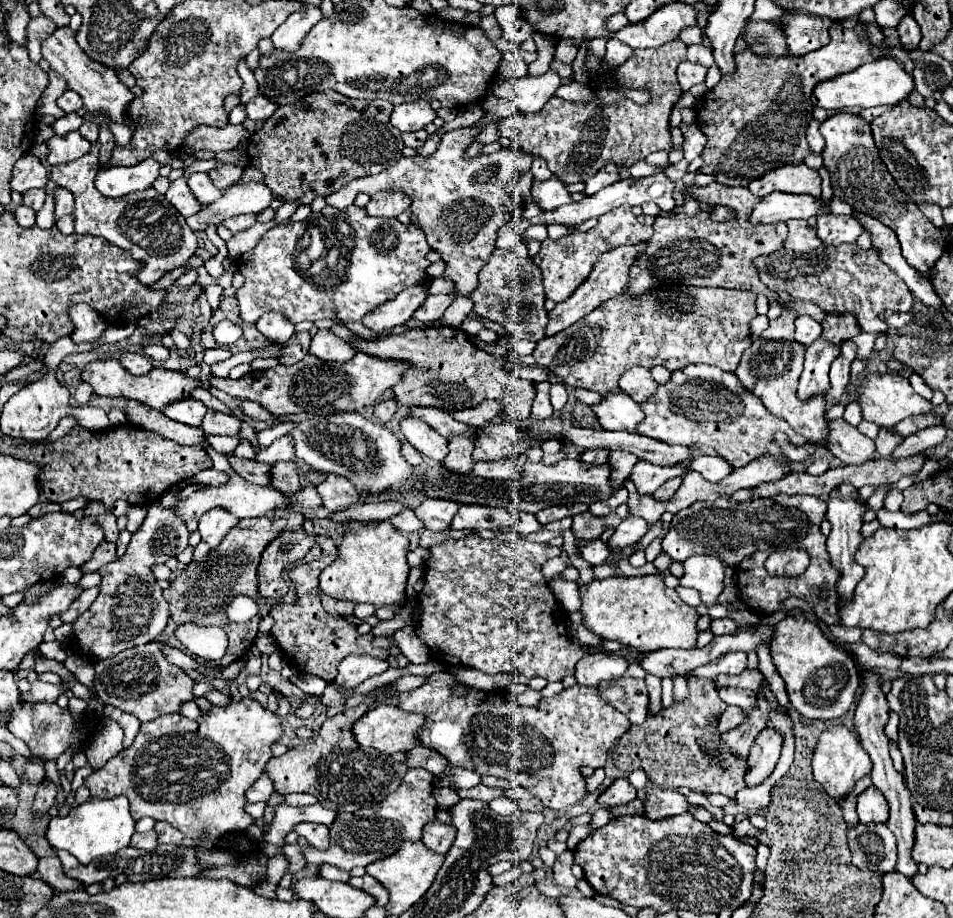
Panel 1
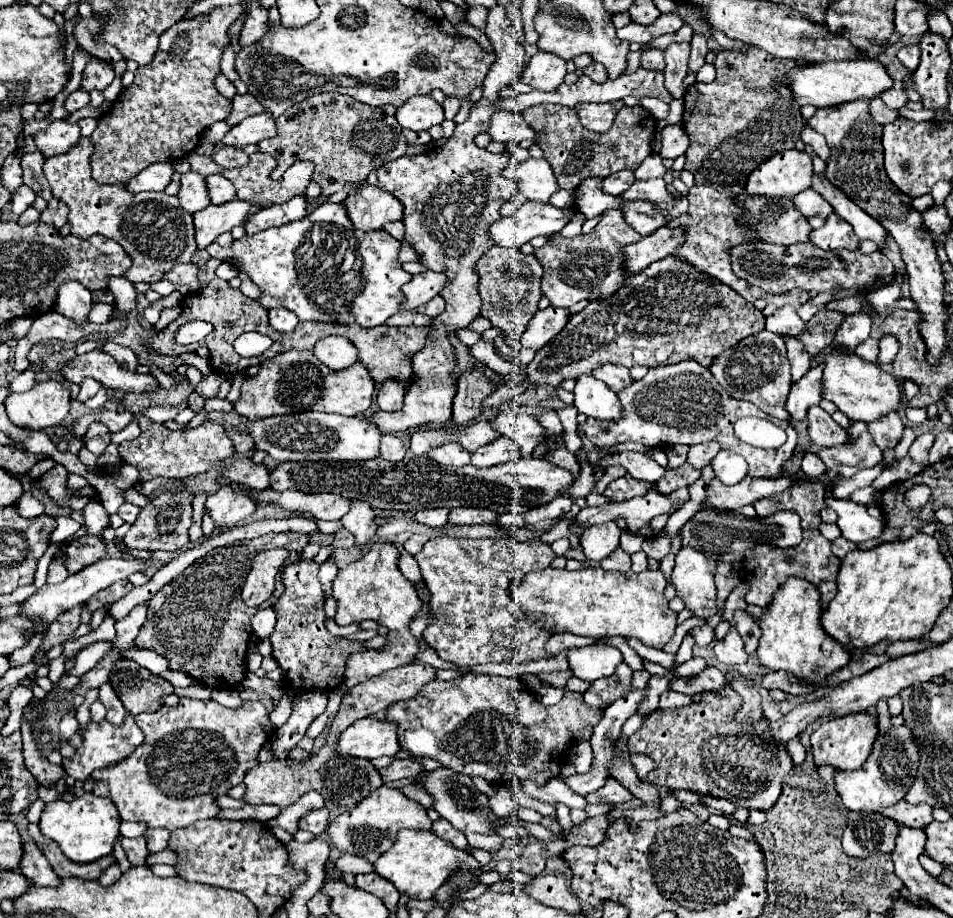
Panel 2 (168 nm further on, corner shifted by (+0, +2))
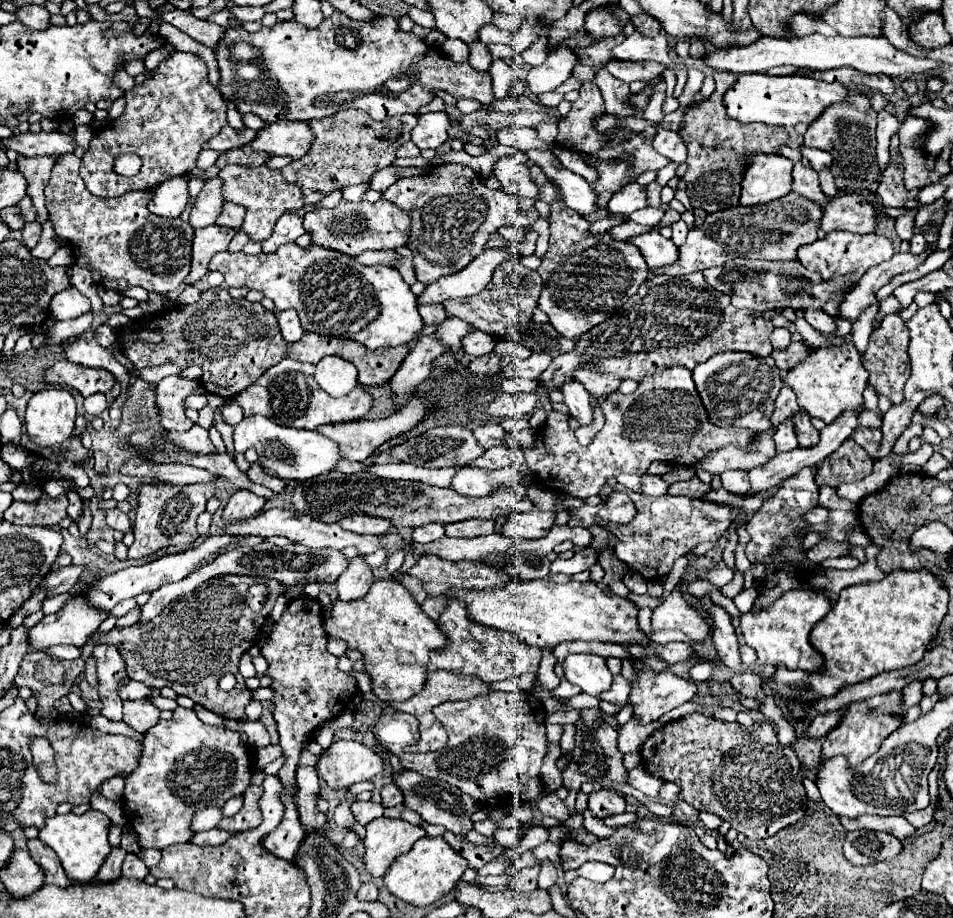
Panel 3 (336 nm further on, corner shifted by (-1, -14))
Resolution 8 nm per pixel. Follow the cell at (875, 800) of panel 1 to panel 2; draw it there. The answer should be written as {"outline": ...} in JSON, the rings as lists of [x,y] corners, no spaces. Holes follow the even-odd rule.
{"outline":[[[890,728],[888,734],[874,742],[872,754],[860,770],[836,772],[836,790],[848,810],[878,812],[878,808],[894,806],[910,790],[918,768],[918,748],[908,728]]]}

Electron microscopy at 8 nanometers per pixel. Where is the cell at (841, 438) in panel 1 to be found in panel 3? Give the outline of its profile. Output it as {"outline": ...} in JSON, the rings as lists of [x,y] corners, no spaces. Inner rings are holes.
{"outline":[[[799,410],[791,416],[793,424],[795,424],[795,434],[797,434],[797,440],[799,440],[799,446],[815,446],[819,442],[819,432],[813,428],[811,424],[811,418],[807,416],[807,412]]]}

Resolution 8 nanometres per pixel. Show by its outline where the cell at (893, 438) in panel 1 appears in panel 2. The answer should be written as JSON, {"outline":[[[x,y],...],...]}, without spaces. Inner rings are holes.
{"outline":[[[890,412],[882,420],[870,422],[868,424],[868,432],[874,438],[876,446],[882,452],[886,452],[886,450],[892,450],[900,442],[900,438],[904,434],[904,424],[902,424],[898,412]]]}

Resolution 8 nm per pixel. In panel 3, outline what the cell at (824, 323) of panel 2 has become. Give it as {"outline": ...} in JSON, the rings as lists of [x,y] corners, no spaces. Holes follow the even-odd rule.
{"outline":[[[793,342],[793,344],[789,344],[789,346],[783,348],[783,350],[773,350],[769,356],[771,356],[773,360],[777,360],[775,364],[777,364],[783,372],[787,372],[787,368],[803,362],[809,350],[813,350],[813,348],[807,346],[805,342]]]}

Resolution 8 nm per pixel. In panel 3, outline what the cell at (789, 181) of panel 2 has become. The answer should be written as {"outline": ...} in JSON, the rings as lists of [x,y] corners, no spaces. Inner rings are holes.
{"outline":[[[759,154],[747,160],[741,180],[741,204],[763,204],[791,192],[793,162],[781,154]]]}

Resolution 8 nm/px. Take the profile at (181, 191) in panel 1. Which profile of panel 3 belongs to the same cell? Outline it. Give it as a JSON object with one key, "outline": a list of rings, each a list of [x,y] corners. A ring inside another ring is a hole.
{"outline":[[[215,176],[215,178],[207,180],[203,190],[199,192],[199,196],[193,204],[193,210],[191,210],[189,224],[195,230],[215,224],[215,220],[219,216],[219,210],[223,208],[223,202],[225,202],[225,198],[223,198],[223,180],[219,180],[219,176]]]}

